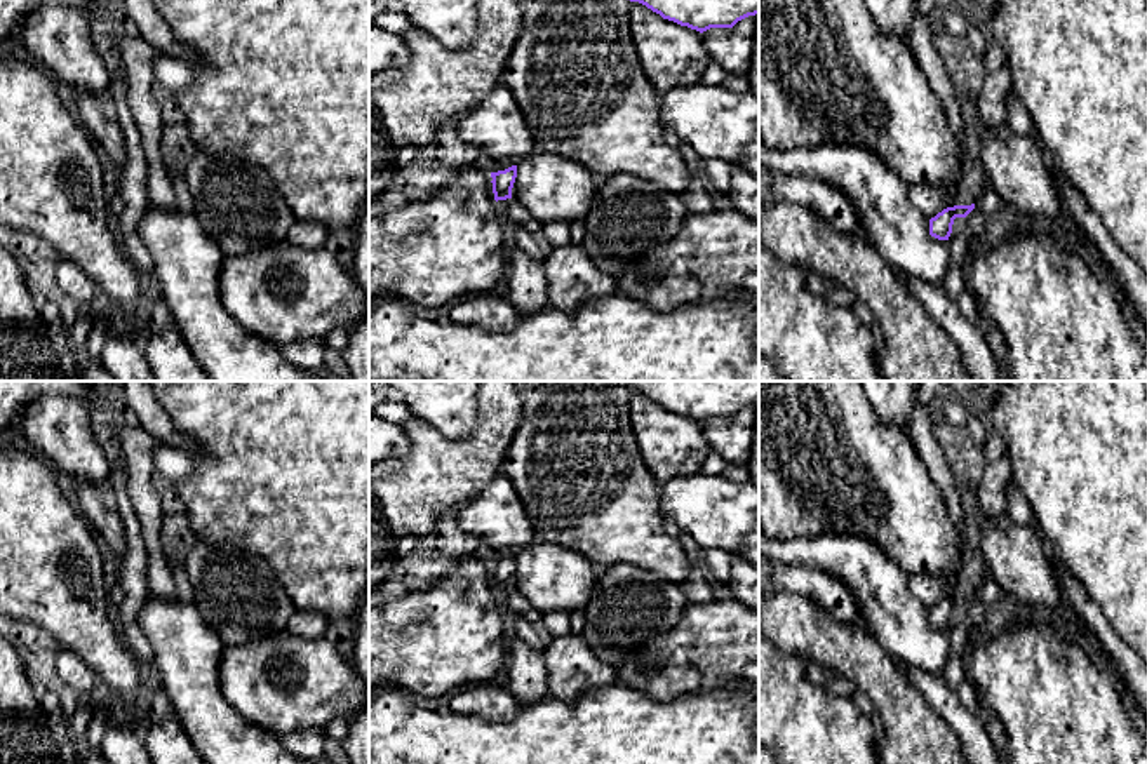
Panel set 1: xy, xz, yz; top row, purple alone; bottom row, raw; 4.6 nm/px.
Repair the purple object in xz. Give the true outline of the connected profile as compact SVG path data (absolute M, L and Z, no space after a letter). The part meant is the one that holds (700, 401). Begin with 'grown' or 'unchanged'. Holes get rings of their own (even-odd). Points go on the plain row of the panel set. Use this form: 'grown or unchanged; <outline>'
unchanged; M614 381L700 423L759 404L759 381Z

